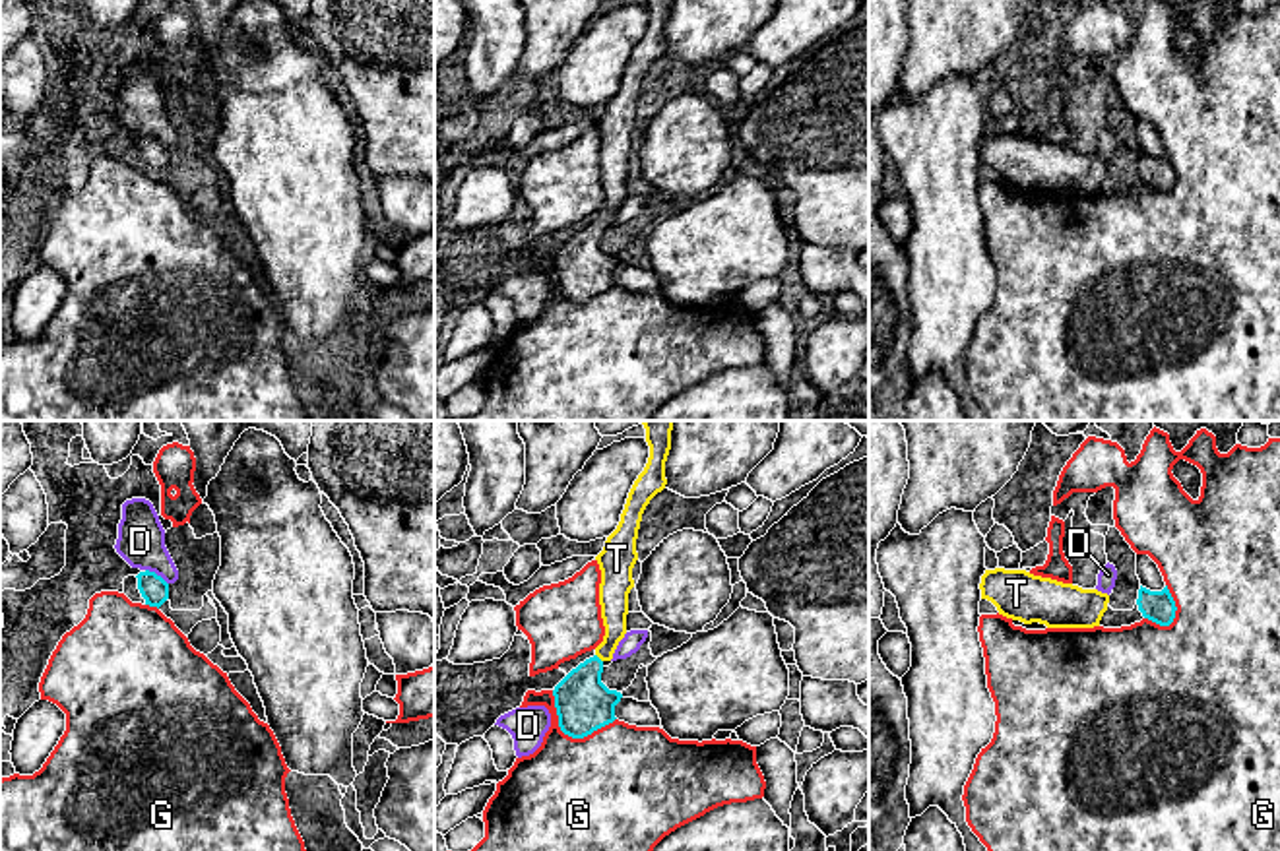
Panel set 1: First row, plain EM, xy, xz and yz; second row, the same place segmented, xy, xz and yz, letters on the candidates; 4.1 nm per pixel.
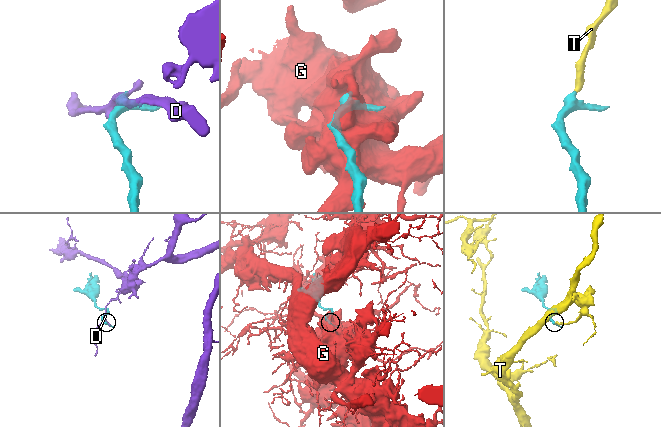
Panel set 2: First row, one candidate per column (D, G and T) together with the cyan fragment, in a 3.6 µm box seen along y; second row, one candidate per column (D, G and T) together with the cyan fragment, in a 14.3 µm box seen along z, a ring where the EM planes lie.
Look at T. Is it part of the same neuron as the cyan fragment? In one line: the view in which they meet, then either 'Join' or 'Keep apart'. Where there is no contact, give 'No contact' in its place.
Touches cyan in xz. Join

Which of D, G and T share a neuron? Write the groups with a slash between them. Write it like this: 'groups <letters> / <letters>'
groups D / G / T

